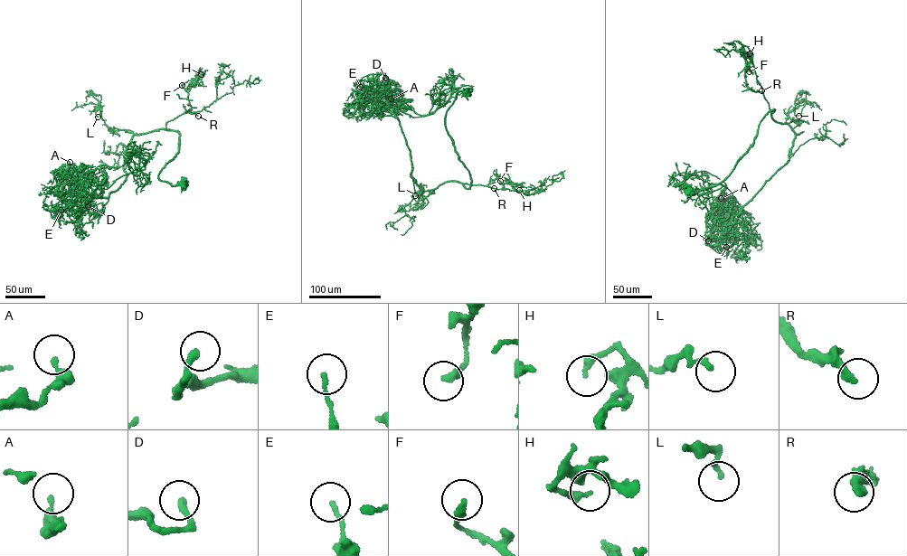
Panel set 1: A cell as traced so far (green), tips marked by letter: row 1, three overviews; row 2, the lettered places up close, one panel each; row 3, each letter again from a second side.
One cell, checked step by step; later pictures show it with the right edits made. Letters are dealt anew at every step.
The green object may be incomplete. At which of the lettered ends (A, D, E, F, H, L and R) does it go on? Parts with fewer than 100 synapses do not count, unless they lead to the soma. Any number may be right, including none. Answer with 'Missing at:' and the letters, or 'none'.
Missing at: R

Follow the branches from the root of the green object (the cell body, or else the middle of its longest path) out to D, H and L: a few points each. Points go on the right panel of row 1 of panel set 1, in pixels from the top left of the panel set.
D: (688, 191), (723, 180), (769, 112), (794, 132), (788, 161), (731, 229), (708, 240)
H: (688, 191), (693, 195), (723, 180), (753, 143), (760, 121), (775, 110), (747, 86), (750, 53)
L: (688, 191), (723, 180), (768, 113), (775, 110), (781, 124), (798, 123), (788, 115), (794, 108), (798, 116)

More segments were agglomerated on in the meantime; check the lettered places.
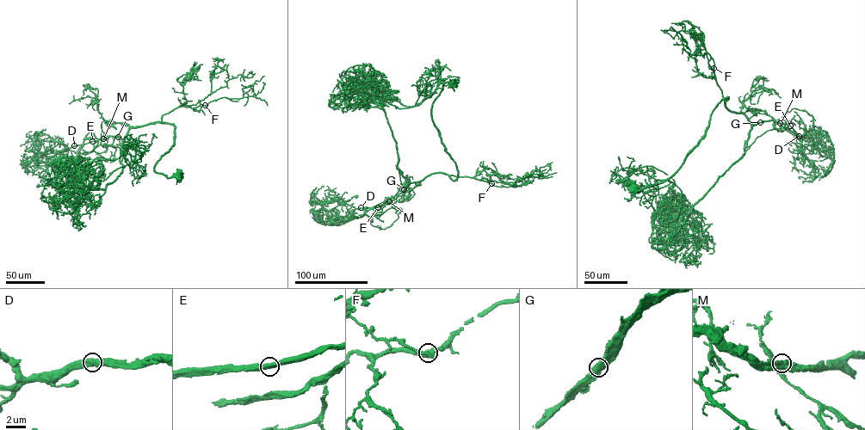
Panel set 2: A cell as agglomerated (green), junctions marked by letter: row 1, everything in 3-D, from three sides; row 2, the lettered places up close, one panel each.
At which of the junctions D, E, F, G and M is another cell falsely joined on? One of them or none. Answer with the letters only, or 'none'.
none

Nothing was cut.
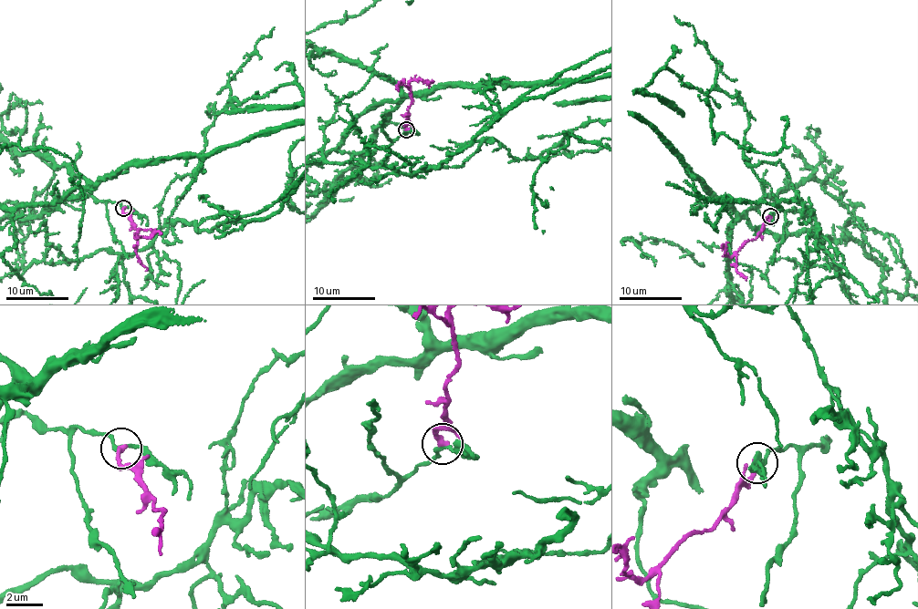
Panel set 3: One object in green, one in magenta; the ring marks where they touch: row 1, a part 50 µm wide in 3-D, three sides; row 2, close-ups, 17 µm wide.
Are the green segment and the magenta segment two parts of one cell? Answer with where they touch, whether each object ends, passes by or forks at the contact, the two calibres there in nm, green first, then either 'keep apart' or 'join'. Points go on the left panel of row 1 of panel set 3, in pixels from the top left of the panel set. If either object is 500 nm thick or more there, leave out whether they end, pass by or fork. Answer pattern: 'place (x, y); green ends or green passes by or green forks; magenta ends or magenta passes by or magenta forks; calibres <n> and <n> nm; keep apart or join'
place (123, 208); green passes by; magenta ends; calibres 200 and 320 nm; join

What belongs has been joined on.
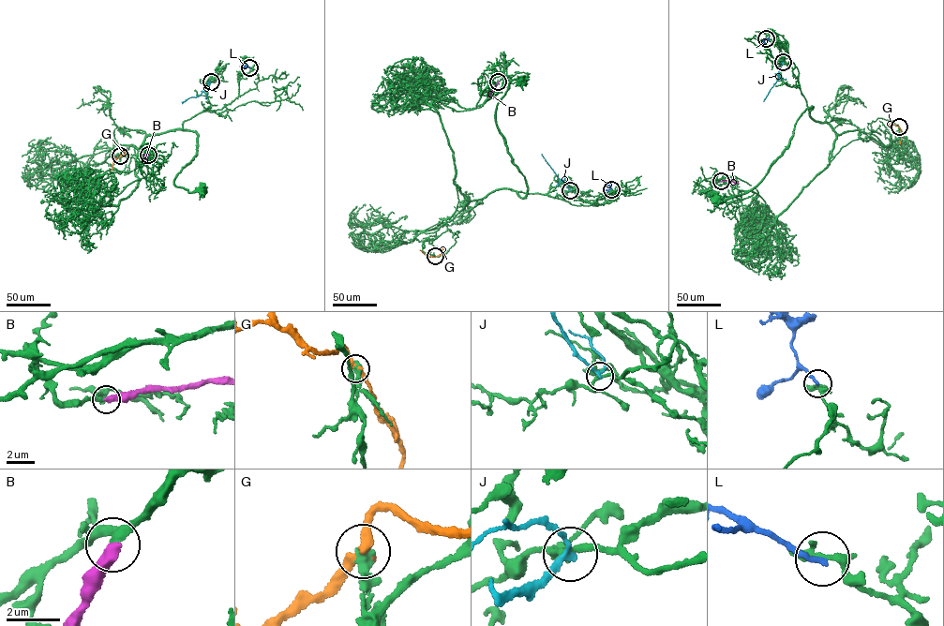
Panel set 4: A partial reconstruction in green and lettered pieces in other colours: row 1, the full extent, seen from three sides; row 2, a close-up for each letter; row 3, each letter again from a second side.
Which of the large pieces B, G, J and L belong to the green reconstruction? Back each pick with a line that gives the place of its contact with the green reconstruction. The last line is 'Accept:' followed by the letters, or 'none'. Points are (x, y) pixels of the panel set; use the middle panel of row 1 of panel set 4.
Accept: none

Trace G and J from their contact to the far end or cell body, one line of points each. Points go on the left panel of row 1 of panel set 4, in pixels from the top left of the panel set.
G: (120, 156), (110, 171)
J: (211, 81), (200, 95), (182, 103)

